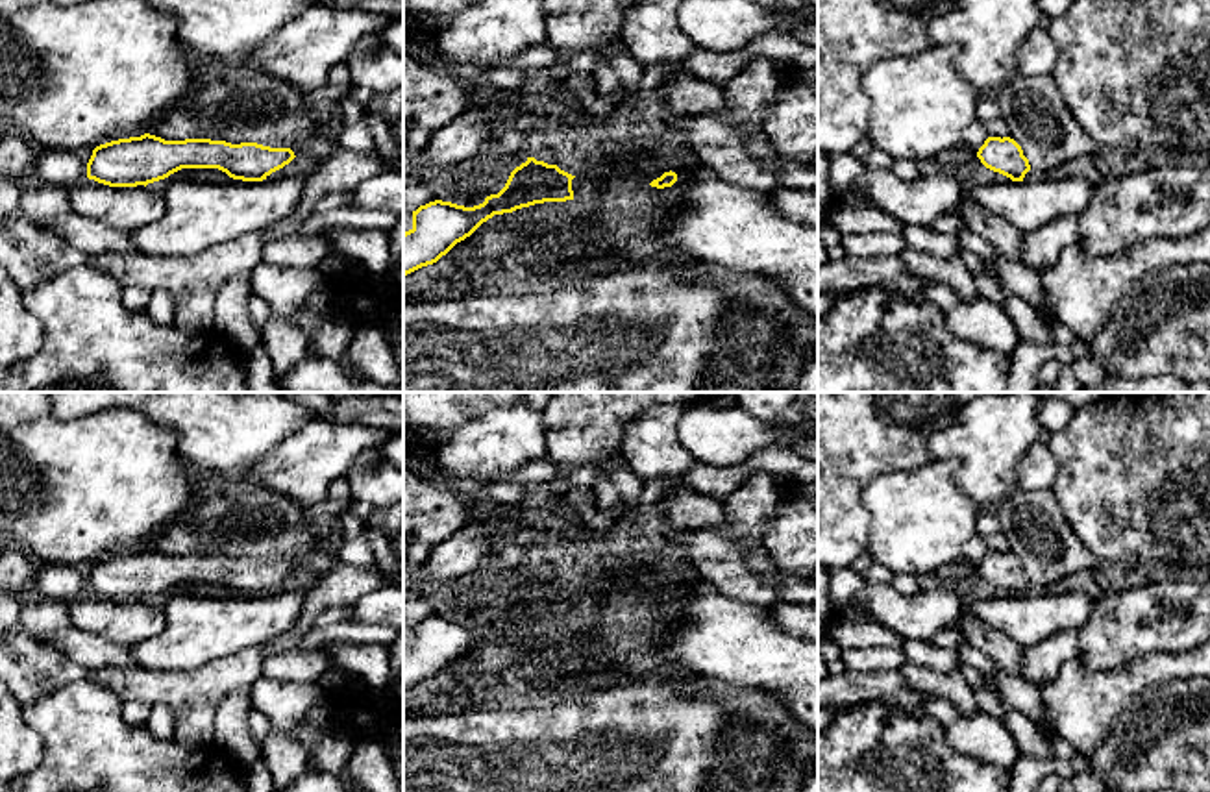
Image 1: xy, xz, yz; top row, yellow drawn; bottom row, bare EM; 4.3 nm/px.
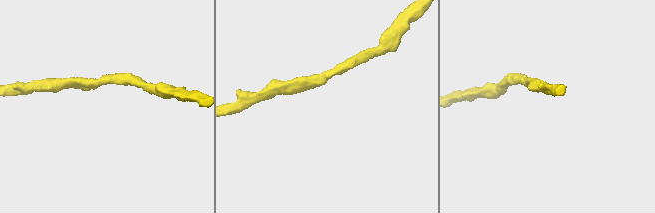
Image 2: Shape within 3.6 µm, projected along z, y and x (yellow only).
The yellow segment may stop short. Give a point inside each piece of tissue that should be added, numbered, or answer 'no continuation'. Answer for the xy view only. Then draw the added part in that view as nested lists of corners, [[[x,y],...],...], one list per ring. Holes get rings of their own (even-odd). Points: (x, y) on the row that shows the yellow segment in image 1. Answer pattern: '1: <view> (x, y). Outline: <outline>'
no continuation

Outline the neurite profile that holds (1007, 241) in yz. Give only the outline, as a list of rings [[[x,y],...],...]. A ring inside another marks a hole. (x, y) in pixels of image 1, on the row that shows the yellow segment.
[[[966,192],[960,202],[960,217],[964,224],[975,235],[988,241],[999,255],[1021,263],[1023,233],[1019,233],[1016,226],[1012,226],[1003,217],[981,207],[973,200],[969,200]]]

